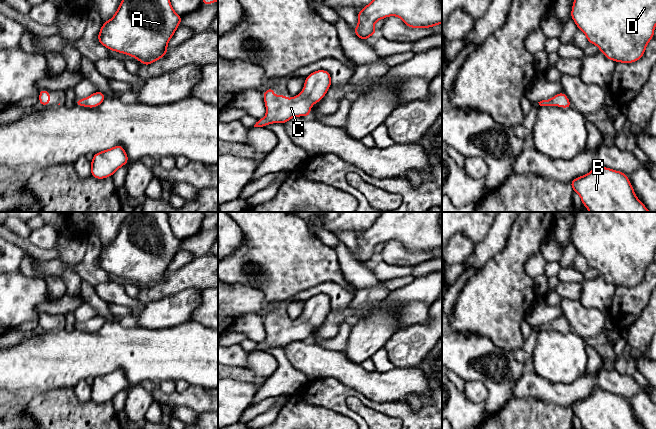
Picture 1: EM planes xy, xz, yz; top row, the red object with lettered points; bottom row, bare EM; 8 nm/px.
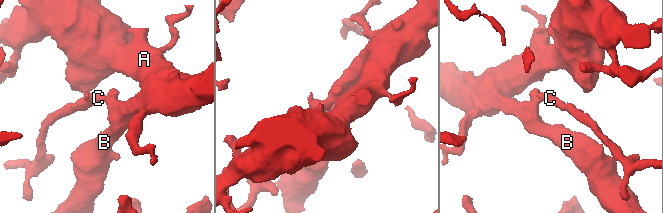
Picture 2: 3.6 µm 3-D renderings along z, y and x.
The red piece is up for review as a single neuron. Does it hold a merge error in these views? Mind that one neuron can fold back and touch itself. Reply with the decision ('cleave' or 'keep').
keep

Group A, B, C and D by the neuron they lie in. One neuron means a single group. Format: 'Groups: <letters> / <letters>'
Groups: A B C D

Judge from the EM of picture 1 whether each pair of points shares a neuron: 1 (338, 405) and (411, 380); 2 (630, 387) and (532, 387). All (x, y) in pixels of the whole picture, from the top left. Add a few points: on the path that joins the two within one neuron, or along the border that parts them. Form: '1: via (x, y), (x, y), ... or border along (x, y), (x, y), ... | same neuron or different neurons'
1: border along (344, 385), (353, 387), (370, 399), (388, 402) | different neurons
2: via (606, 383), (588, 383), (577, 391), (556, 391) | same neuron

